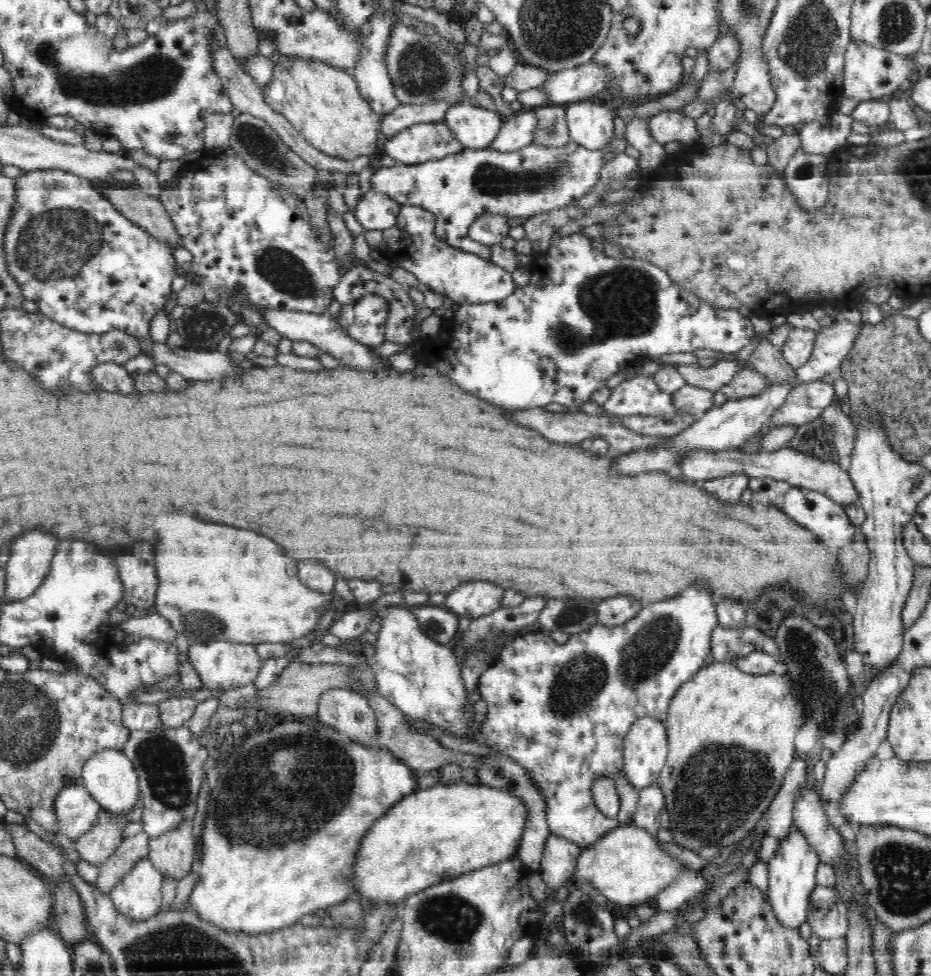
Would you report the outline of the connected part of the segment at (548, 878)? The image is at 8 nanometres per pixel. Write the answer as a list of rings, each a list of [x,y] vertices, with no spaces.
[[[550,833],[546,838],[541,867],[538,872],[550,889],[558,889],[569,882],[581,847]]]

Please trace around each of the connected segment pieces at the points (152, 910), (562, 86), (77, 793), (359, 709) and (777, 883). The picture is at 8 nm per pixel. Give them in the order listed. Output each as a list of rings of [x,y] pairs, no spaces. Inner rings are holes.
[[[148,858],[124,875],[109,892],[116,910],[133,923],[144,923],[162,910],[163,876]]]
[[[588,62],[582,67],[551,73],[542,90],[546,90],[547,104],[562,105],[596,99],[608,84],[609,74],[605,67]]]
[[[78,779],[57,792],[53,807],[59,832],[75,840],[93,827],[101,806]]]
[[[333,688],[321,694],[317,717],[349,739],[374,736],[377,718],[362,694],[345,688]]]
[[[794,826],[788,832],[788,838],[780,839],[778,851],[767,863],[769,884],[767,897],[770,906],[777,916],[778,923],[788,929],[798,929],[807,922],[808,900],[810,892],[816,888],[816,870],[821,862],[805,837]]]

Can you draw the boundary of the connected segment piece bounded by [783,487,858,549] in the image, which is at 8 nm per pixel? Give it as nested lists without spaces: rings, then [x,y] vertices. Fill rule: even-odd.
[[[792,487],[783,498],[784,513],[796,523],[811,530],[817,538],[820,538],[820,542],[826,543],[834,549],[841,549],[844,544],[852,543],[855,540],[855,532],[858,528],[854,527],[848,519],[843,505],[833,501],[828,495],[806,488]]]

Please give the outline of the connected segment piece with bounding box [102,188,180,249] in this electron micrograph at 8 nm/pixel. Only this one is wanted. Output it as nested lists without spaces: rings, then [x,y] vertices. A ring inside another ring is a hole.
[[[104,188],[102,195],[134,224],[166,241],[173,249],[180,247],[177,232],[159,197],[146,196],[138,188]]]

